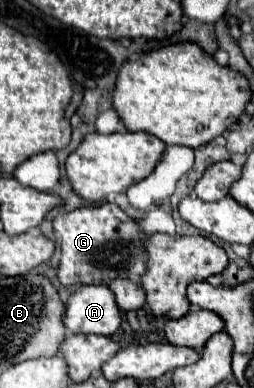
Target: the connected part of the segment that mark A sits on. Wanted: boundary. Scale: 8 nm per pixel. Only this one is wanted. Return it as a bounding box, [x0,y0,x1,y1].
[63,284,121,336]

